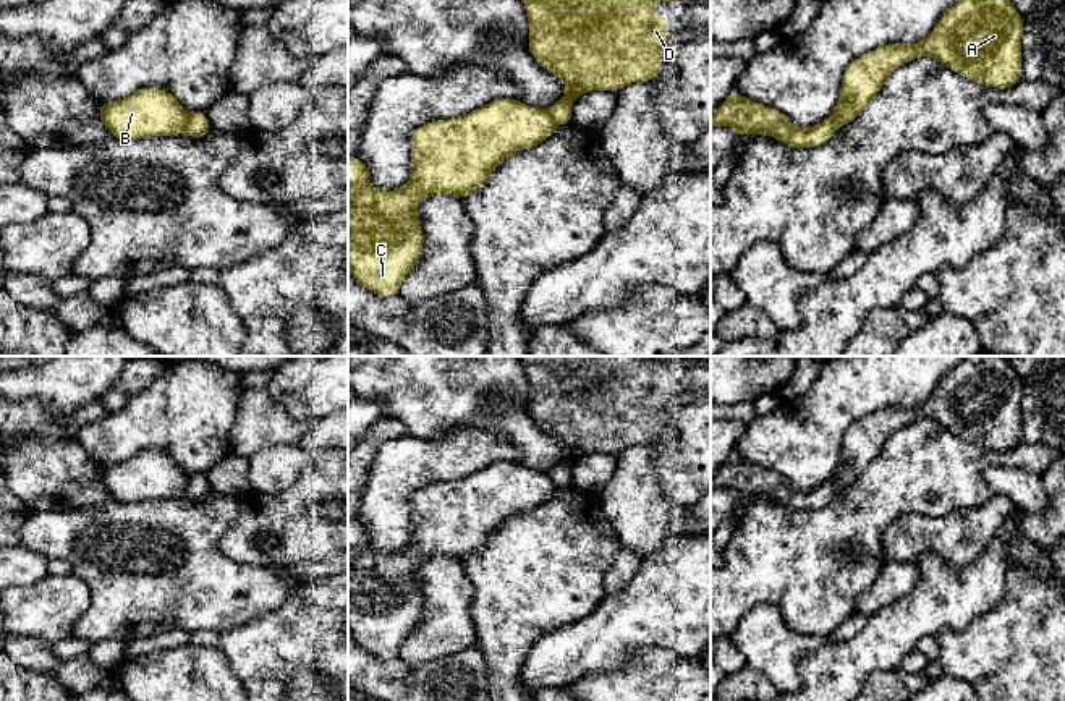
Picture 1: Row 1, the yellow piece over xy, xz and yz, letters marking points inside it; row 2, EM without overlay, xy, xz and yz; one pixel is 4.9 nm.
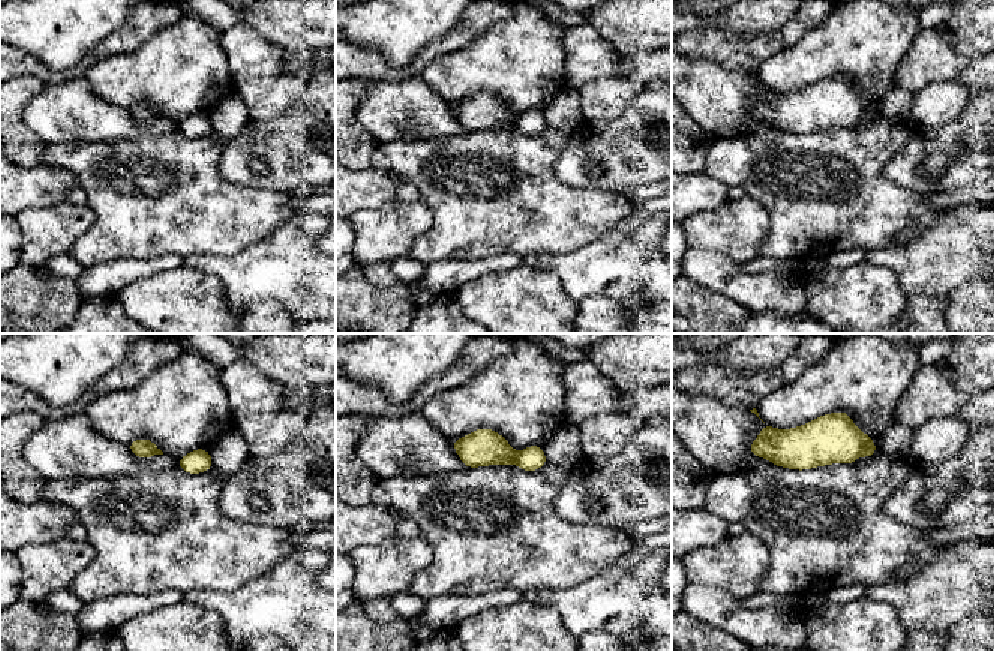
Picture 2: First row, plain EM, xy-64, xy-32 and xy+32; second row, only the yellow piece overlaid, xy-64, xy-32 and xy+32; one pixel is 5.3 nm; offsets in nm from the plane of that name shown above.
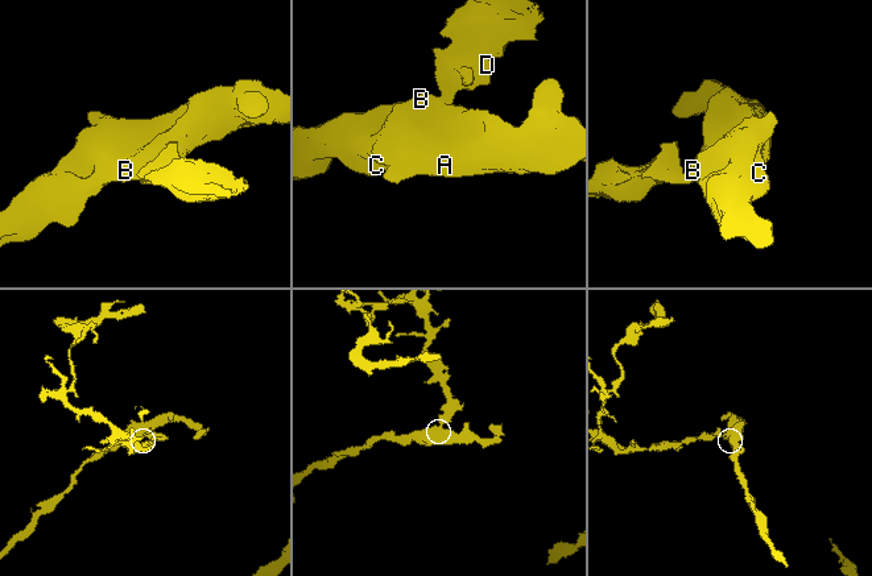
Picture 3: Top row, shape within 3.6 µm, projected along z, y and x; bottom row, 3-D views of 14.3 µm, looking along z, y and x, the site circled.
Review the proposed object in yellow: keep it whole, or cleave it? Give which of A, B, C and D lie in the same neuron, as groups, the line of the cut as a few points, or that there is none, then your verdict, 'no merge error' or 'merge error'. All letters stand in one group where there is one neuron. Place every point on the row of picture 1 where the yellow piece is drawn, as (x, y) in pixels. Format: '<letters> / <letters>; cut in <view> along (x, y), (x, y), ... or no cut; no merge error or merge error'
A B C / D; cut in xy along (191, 114), (183, 131); merge error

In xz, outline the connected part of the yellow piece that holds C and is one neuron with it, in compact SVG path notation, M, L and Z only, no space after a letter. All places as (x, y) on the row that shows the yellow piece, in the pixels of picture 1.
M499 99L411 133L413 173L397 191L377 191L358 155L348 159L348 269L379 296L395 296L416 267L424 236L416 207L435 193L466 199L507 155L534 147L557 128L547 110Z

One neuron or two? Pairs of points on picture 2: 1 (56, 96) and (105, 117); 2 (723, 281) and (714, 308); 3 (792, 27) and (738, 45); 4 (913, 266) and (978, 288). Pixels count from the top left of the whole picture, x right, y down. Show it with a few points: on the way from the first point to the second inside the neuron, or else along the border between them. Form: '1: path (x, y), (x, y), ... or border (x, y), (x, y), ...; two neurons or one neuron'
1: path (68, 108), (80, 116), (93, 117); one neuron
2: border (687, 276), (700, 285), (732, 297), (748, 311); two neurons
3: path (778, 39), (768, 45), (751, 45); one neuron
4: border (975, 273), (946, 297); two neurons

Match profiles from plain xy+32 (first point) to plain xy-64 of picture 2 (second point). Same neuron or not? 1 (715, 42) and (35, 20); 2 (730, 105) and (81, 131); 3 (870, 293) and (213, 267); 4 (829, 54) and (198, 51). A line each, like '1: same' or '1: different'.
1: different
2: same
3: different
4: same

